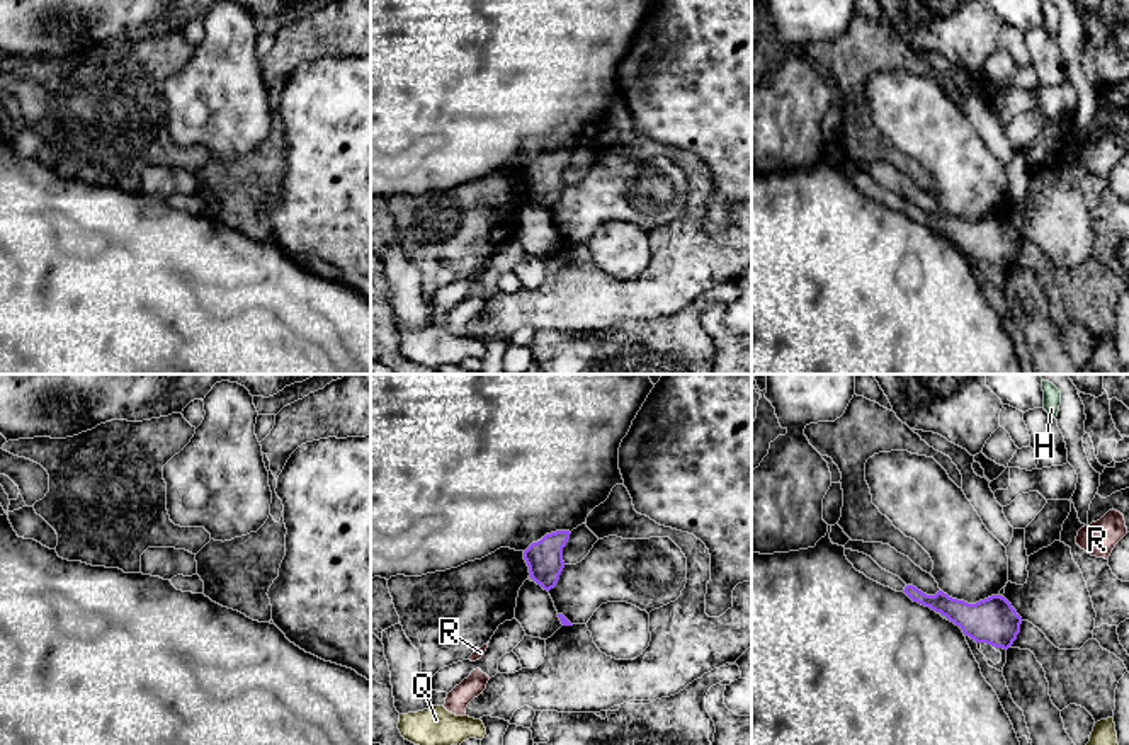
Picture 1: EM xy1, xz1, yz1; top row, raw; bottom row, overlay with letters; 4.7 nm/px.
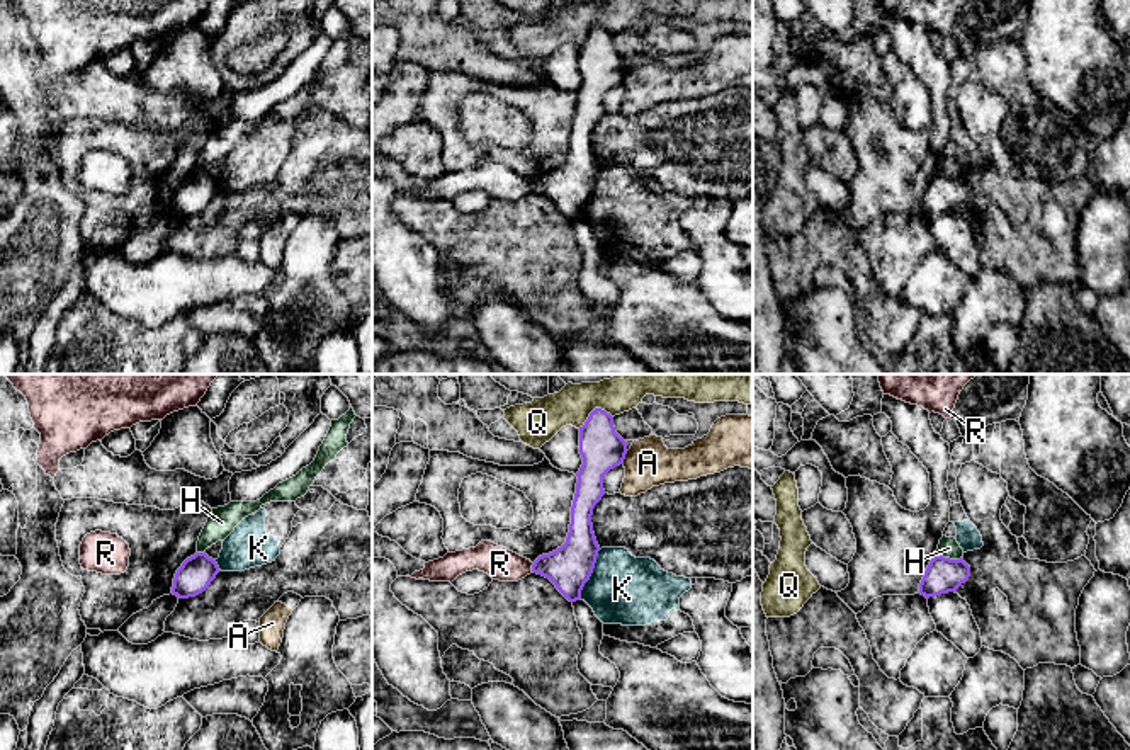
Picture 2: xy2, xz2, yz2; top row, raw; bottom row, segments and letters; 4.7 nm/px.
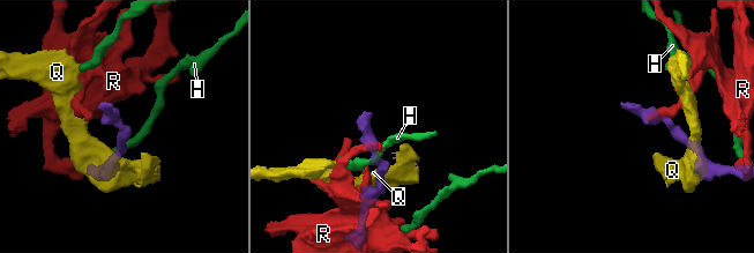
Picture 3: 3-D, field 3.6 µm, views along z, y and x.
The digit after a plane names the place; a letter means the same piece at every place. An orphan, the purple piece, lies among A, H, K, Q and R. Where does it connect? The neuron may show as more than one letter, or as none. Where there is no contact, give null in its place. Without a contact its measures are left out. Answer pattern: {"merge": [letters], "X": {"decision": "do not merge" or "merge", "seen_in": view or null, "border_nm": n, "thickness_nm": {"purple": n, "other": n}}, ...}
{"merge": [], "A": {"decision": "do not merge", "seen_in": "xz2", "border_nm": 70, "thickness_nm": {"purple": 200, "other": 220}}, "H": {"decision": "do not merge", "seen_in": "yz2", "border_nm": 120, "thickness_nm": {"purple": 170, "other": 100}}, "K": {"decision": "do not merge", "seen_in": "xz2", "border_nm": 260, "thickness_nm": {"purple": 220, "other": 320}}, "Q": {"decision": "do not merge", "seen_in": "xz2", "border_nm": 180, "thickness_nm": {"purple": 200, "other": 190}}, "R": {"decision": "do not merge", "seen_in": "xz2", "border_nm": 40, "thickness_nm": {"purple": 220, "other": 160}}}

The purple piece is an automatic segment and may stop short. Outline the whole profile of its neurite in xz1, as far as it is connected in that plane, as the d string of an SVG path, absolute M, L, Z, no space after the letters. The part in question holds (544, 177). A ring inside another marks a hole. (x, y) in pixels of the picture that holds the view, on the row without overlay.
M556 150L546 153L541 160L532 162L524 170L524 179L529 185L529 196L544 209L556 206L564 187L563 167L570 158L570 150Z

